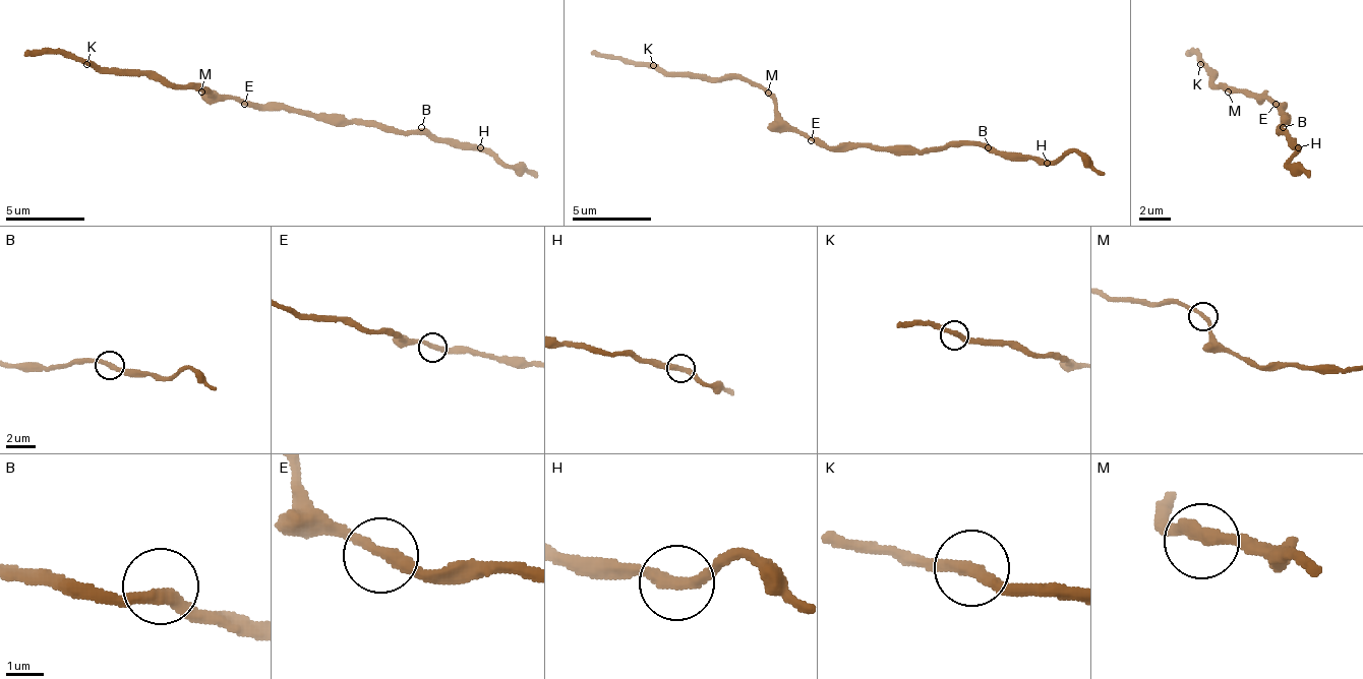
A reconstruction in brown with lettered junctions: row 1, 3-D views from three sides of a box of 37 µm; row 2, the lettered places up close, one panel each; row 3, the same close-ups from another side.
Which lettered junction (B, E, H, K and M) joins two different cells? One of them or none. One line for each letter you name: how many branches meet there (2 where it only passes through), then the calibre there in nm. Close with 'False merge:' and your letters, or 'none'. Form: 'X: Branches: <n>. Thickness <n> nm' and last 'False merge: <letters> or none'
False merge: none

